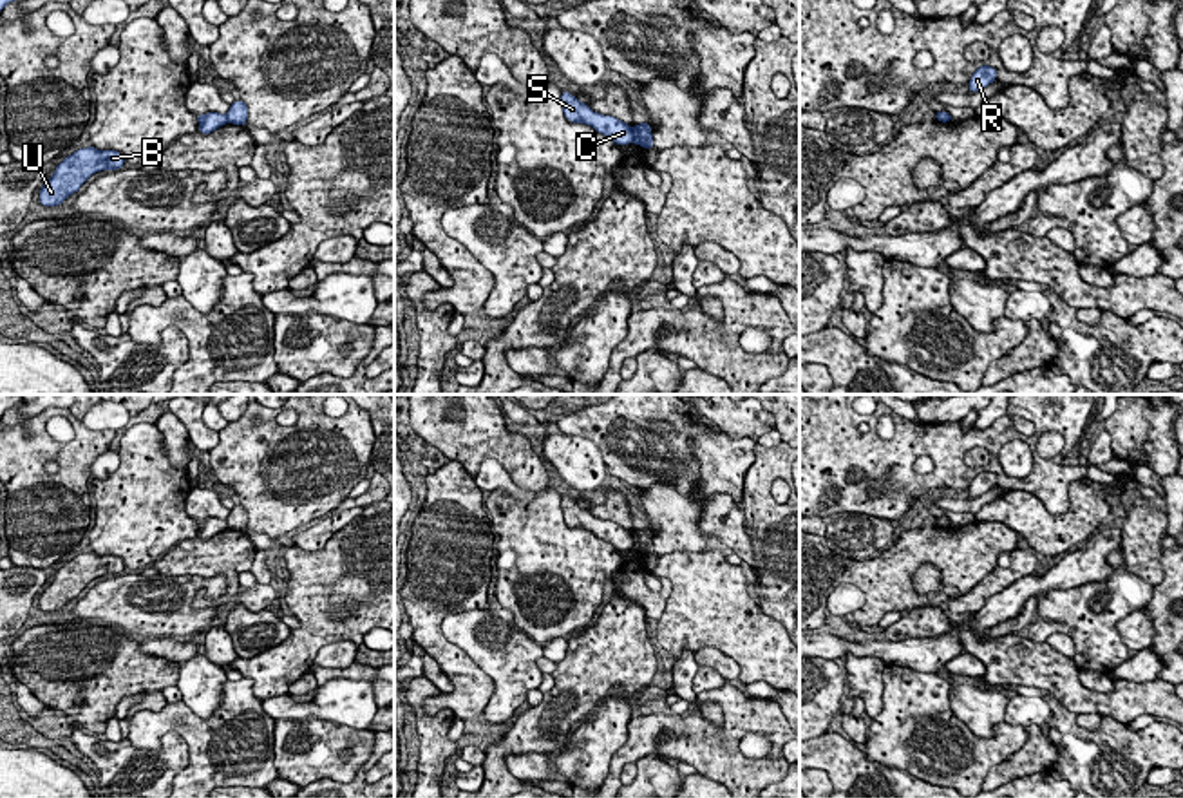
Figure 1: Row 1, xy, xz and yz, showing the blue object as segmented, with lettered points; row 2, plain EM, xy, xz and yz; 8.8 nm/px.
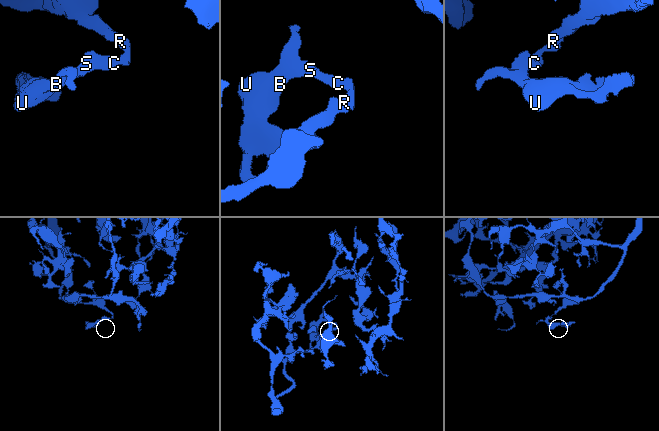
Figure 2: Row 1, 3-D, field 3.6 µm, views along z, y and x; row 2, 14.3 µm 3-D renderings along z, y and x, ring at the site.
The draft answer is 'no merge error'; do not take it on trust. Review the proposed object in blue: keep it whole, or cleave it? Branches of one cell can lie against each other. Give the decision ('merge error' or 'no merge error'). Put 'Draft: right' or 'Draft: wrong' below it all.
merge error
Draft: wrong

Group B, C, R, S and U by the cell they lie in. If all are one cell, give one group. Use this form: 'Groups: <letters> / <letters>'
Groups: B C S U / R

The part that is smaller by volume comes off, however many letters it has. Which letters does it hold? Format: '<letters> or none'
B, C, S, U

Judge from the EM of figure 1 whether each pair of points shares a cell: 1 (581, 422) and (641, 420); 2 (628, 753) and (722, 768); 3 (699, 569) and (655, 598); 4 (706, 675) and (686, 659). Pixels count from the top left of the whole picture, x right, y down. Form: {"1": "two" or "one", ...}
{"1": "one", "2": "one", "3": "two", "4": "two"}

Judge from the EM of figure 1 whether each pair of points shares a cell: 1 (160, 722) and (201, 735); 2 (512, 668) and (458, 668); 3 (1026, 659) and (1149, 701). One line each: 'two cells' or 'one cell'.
1: one cell
2: two cells
3: one cell

